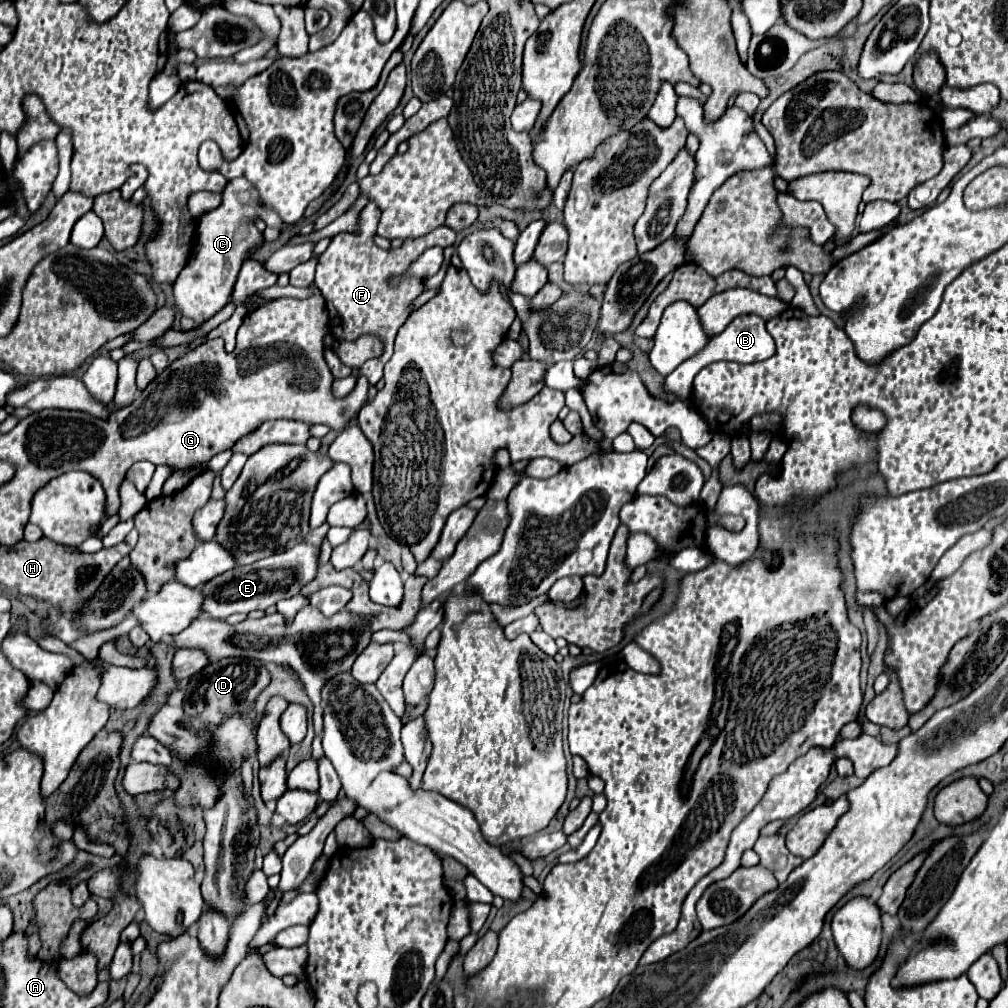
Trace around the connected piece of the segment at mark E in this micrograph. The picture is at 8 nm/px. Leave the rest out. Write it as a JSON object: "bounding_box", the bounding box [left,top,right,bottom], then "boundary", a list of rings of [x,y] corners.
{"bounding_box":[201,542,319,618],"boundary":[[[301,542],[295,548],[285,550],[283,554],[273,554],[249,566],[231,568],[229,572],[223,572],[221,576],[215,576],[213,580],[209,580],[209,584],[201,586],[201,594],[205,596],[201,614],[211,618],[227,618],[235,612],[249,614],[251,610],[265,610],[267,606],[273,606],[283,598],[291,598],[299,594],[299,590],[309,580],[315,578],[317,556],[319,556],[319,548]]]}

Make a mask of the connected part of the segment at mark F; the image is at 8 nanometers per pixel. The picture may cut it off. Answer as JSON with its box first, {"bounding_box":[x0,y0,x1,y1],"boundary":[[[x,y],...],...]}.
{"bounding_box":[315,202,457,386],"boundary":[[[369,202],[361,210],[359,230],[341,232],[341,234],[333,236],[329,248],[319,258],[317,274],[315,274],[315,284],[321,288],[321,292],[327,300],[331,336],[337,342],[339,340],[355,342],[363,334],[373,334],[385,344],[385,352],[381,356],[371,358],[361,366],[361,374],[367,376],[371,386],[383,378],[383,366],[393,354],[395,334],[409,316],[407,306],[423,290],[423,284],[417,278],[405,276],[397,288],[389,286],[387,278],[391,274],[403,274],[405,268],[409,266],[409,262],[415,260],[425,248],[429,248],[429,246],[445,248],[449,244],[455,244],[455,240],[457,240],[457,232],[453,232],[447,224],[443,224],[441,228],[435,228],[433,232],[429,232],[429,236],[423,236],[417,240],[403,240],[399,250],[381,250],[374,242],[380,215],[381,211],[378,206]]]}

